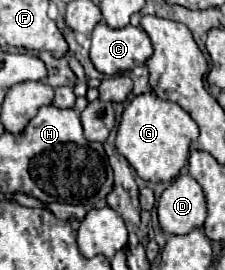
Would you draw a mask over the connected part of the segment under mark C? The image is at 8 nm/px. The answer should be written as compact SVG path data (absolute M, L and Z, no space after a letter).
M100 21L92 31L90 59L104 75L118 75L144 65L152 55L150 37L140 27L112 29Z

